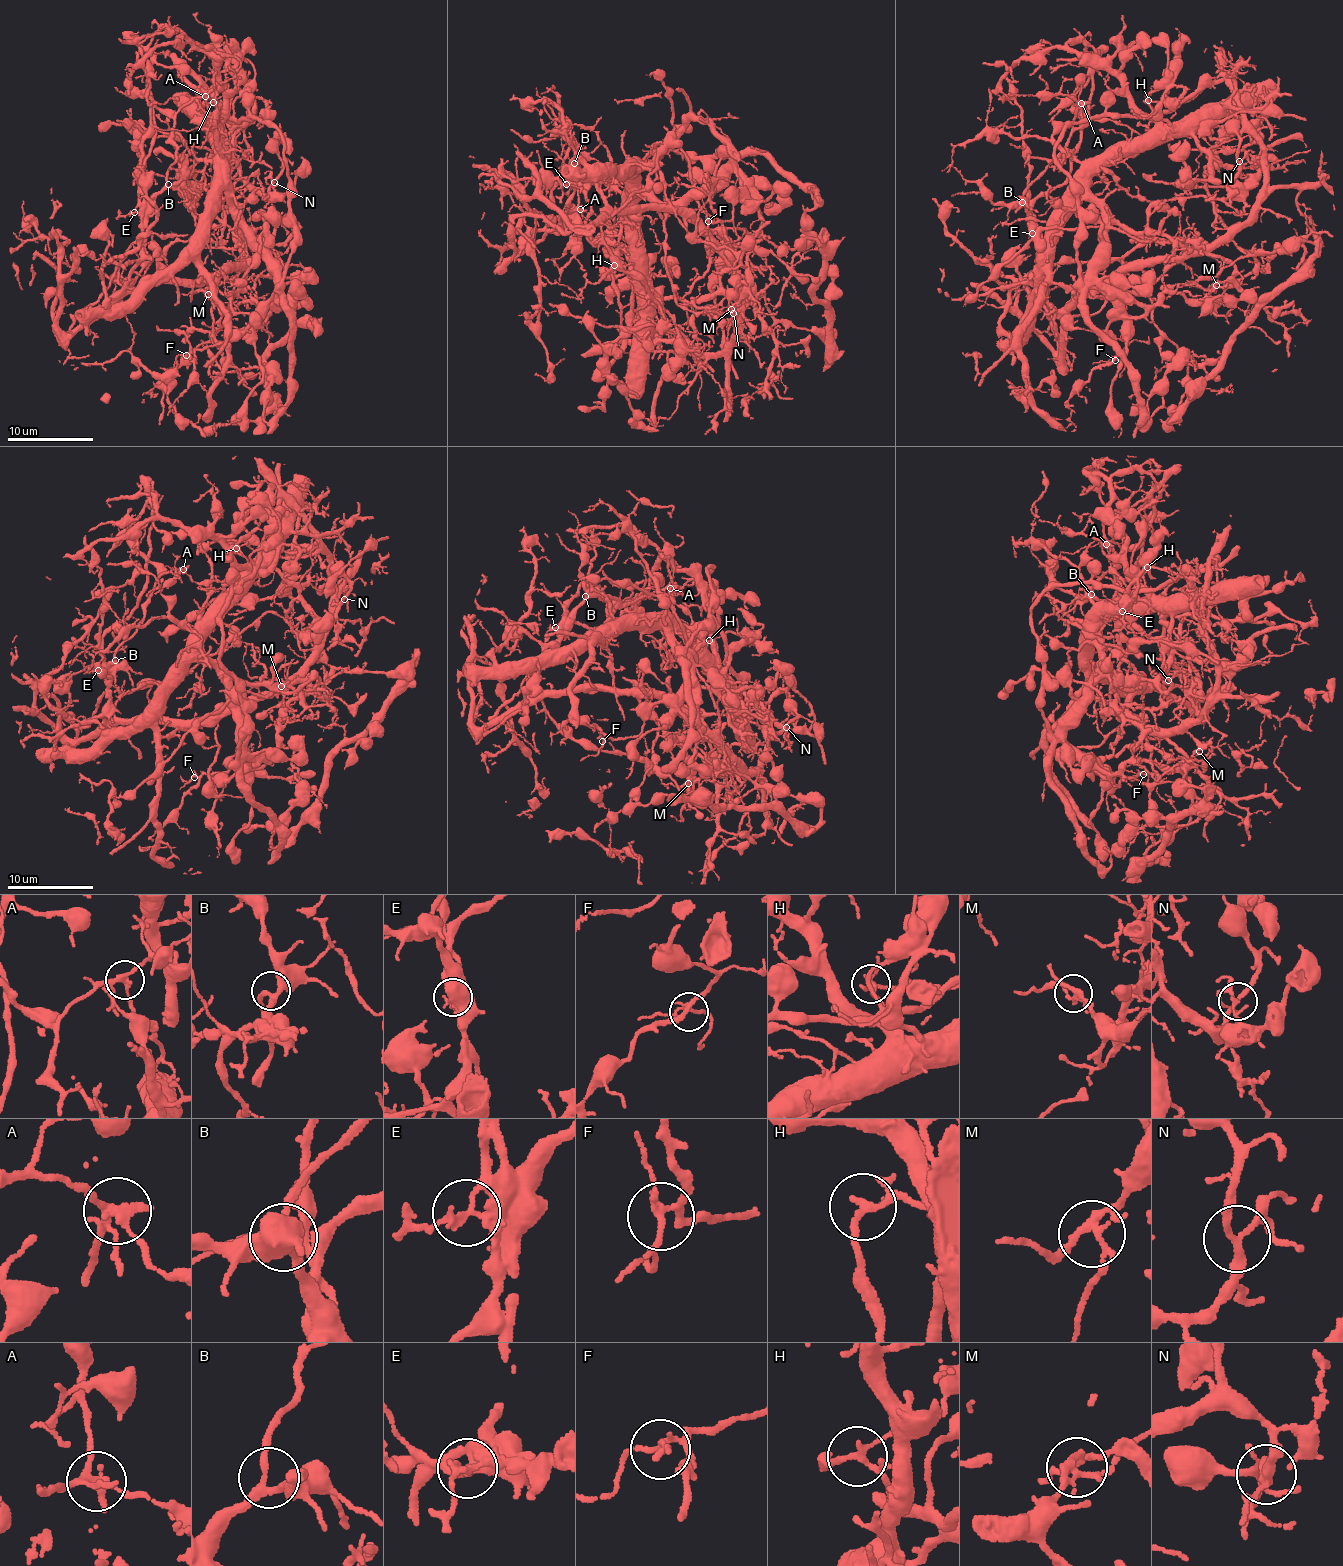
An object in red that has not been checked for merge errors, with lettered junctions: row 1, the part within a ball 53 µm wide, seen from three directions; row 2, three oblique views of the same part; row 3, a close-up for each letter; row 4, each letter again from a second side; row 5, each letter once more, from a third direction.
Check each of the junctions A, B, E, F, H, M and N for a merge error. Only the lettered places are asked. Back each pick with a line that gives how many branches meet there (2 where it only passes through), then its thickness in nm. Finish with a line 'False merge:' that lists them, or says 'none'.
A: Branches: 4. Thickness 240 nm
E: Branches: 3. Thickness 200 nm
False merge: A, E

